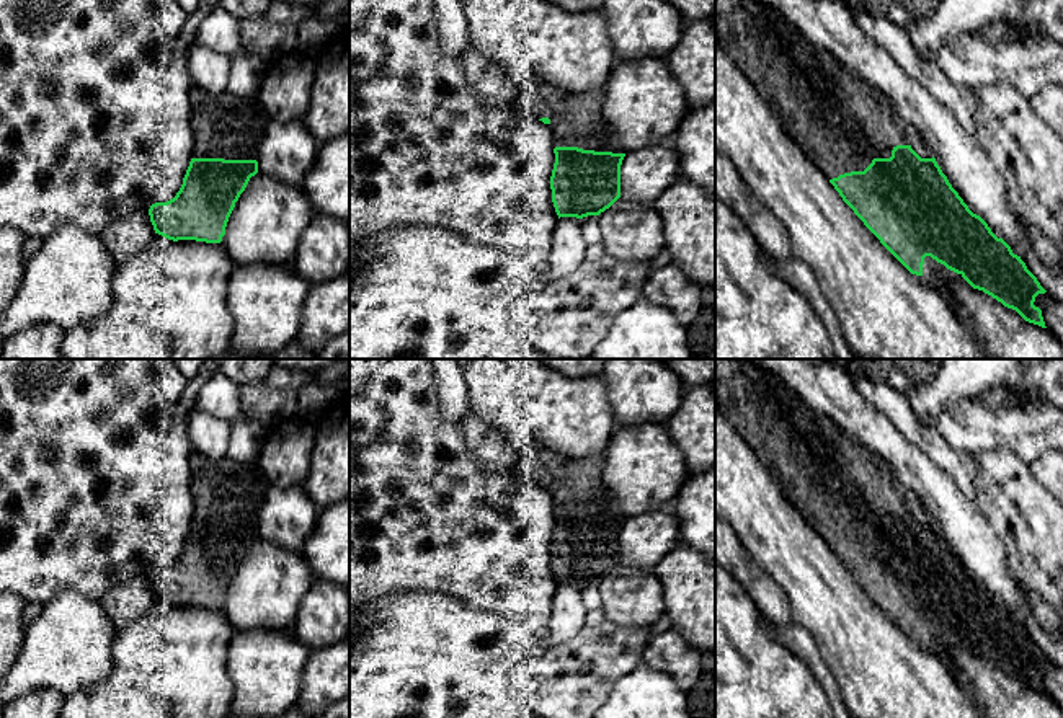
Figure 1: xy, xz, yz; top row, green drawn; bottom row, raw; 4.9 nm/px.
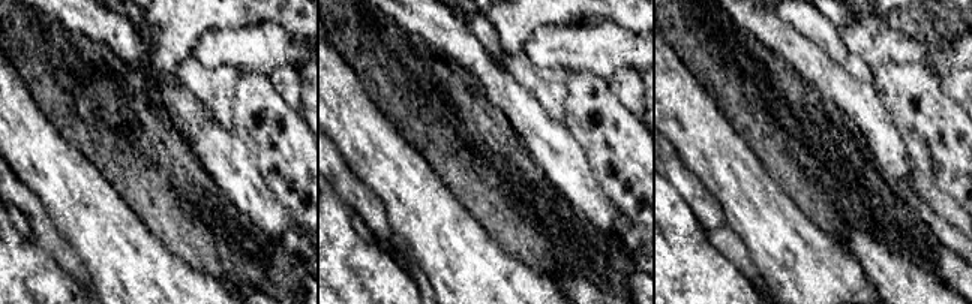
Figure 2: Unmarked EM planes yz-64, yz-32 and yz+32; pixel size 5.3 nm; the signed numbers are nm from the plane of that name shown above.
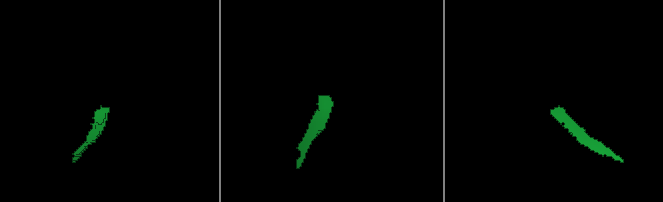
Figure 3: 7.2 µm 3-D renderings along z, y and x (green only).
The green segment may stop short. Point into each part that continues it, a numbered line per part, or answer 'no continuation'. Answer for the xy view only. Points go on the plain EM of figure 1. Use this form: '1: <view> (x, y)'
1: xy (226, 491)

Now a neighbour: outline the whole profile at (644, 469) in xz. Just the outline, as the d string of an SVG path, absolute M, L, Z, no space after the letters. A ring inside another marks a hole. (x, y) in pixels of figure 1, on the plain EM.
M661 423L617 426L604 450L603 483L625 521L673 501L689 473Z

